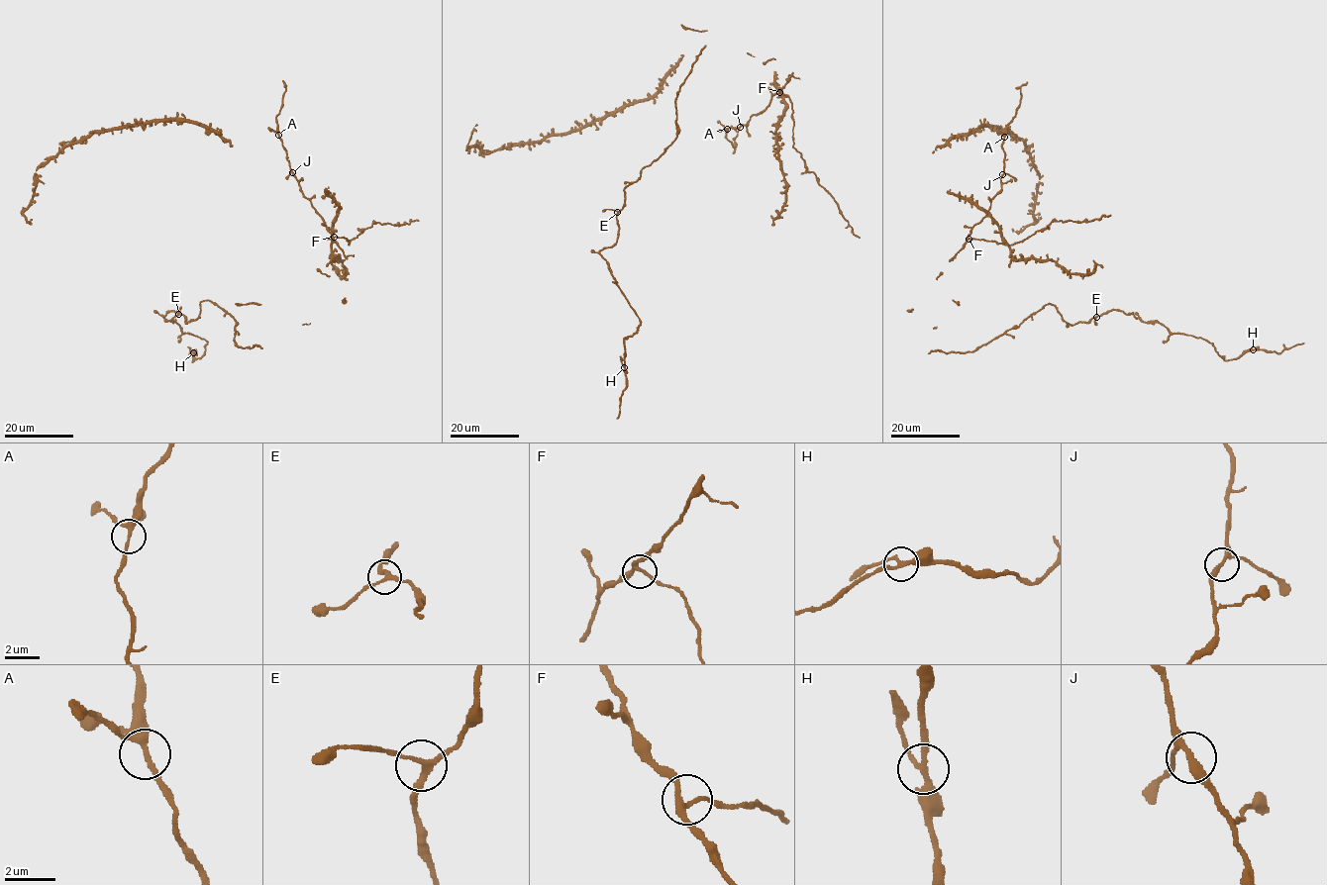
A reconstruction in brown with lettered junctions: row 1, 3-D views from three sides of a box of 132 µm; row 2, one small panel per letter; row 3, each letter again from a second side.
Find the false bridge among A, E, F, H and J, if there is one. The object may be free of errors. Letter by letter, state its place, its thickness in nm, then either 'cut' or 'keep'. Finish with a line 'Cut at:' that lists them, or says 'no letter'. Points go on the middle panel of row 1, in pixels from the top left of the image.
A: at (727, 129); 240 nm thick; keep
E: at (617, 212); 200 nm thick; keep
F: at (779, 92); 200 nm thick; keep
H: at (624, 367); 220 nm thick; keep
J: at (740, 127); 240 nm thick; keep
Cut at: no letter

